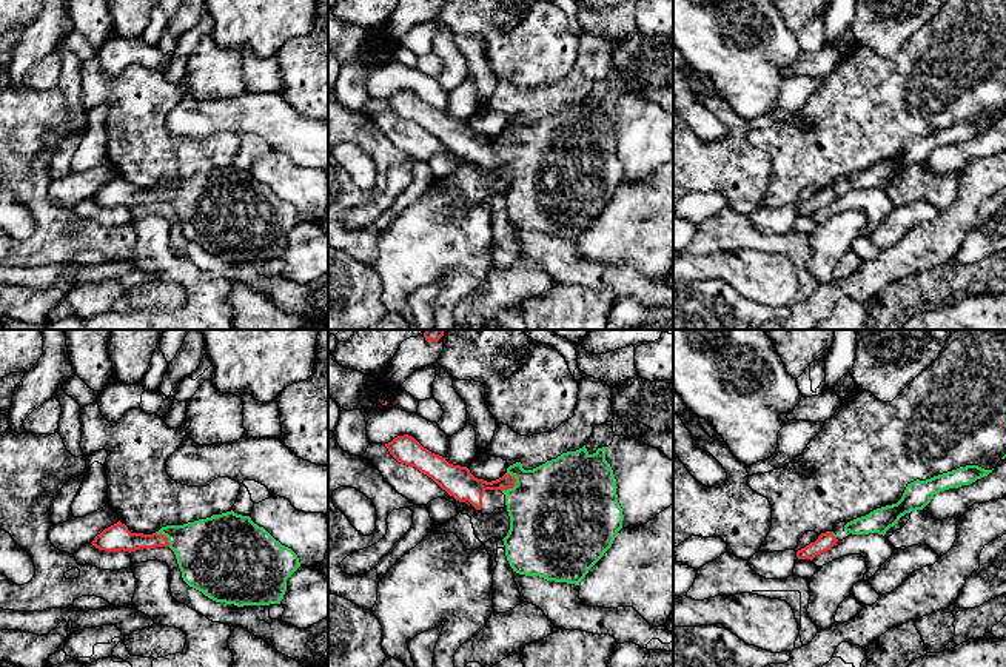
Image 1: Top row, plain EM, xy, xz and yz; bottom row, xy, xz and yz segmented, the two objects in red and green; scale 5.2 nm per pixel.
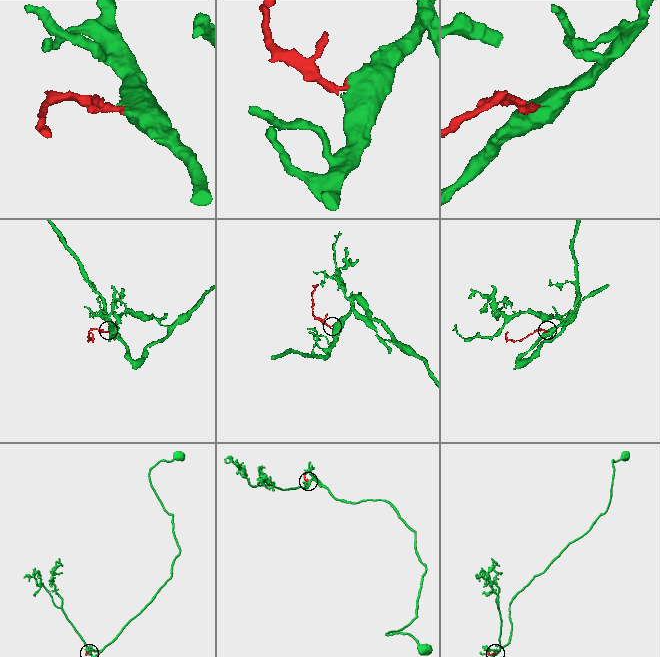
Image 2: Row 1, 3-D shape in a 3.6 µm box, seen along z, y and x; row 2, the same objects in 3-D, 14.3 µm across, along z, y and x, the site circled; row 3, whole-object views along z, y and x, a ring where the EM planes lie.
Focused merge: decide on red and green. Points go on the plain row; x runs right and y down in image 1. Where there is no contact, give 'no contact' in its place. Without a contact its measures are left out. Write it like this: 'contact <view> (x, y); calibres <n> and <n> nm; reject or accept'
contact xz (512, 142); calibres 150 and 480 nm; accept

